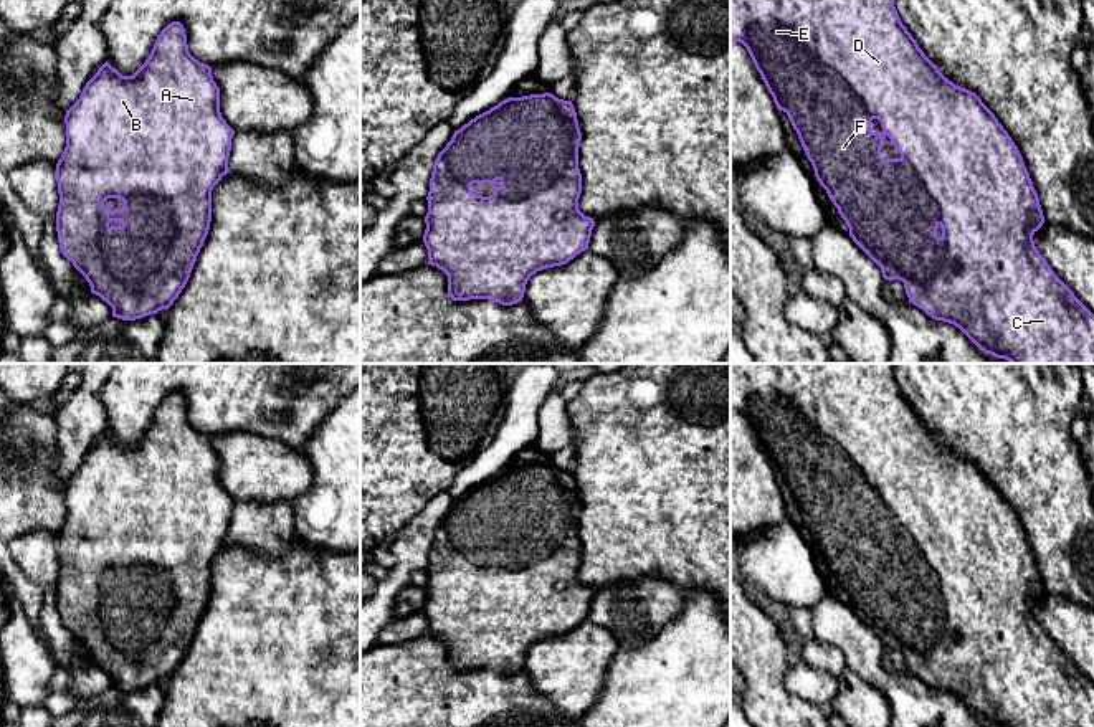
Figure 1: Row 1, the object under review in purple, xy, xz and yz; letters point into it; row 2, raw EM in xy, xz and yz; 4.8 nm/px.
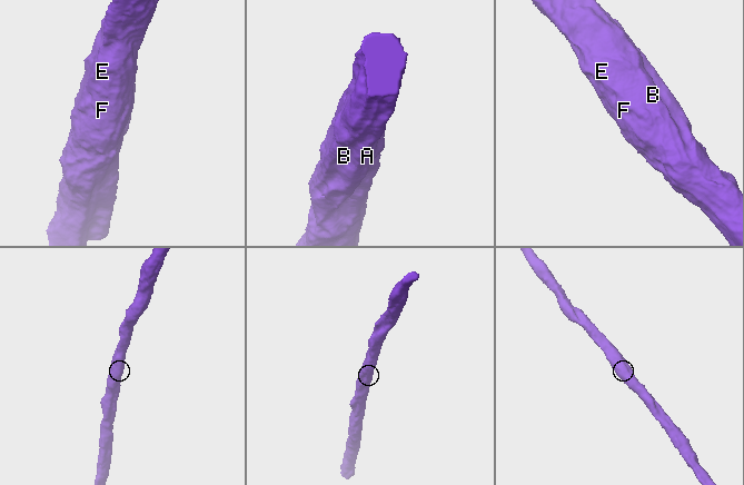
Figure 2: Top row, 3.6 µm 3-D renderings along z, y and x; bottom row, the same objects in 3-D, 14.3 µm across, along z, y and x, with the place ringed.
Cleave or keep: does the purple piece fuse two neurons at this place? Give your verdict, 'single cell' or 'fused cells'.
single cell

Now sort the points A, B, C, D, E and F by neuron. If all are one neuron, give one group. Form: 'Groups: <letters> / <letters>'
Groups: A B C D E F

